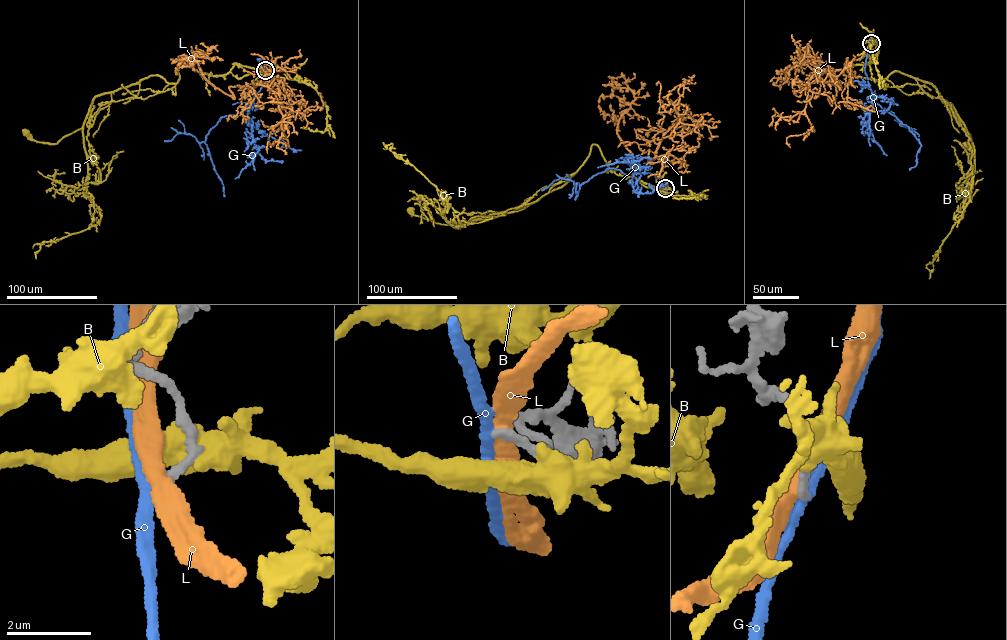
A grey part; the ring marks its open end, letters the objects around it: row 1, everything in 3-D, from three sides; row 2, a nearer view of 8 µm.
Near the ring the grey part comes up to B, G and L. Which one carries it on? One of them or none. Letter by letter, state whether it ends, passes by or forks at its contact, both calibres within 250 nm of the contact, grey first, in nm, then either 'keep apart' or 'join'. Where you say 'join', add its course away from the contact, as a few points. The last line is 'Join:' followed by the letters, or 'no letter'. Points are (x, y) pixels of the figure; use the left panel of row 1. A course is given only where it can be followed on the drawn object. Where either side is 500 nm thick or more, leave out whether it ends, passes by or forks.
B: it forks; calibres 280 and 440 nm; keep apart
G: it passes by; calibres 200 and 240 nm; keep apart
L: it passes by; calibres 220 and 360 nm; keep apart
Join: no letter

